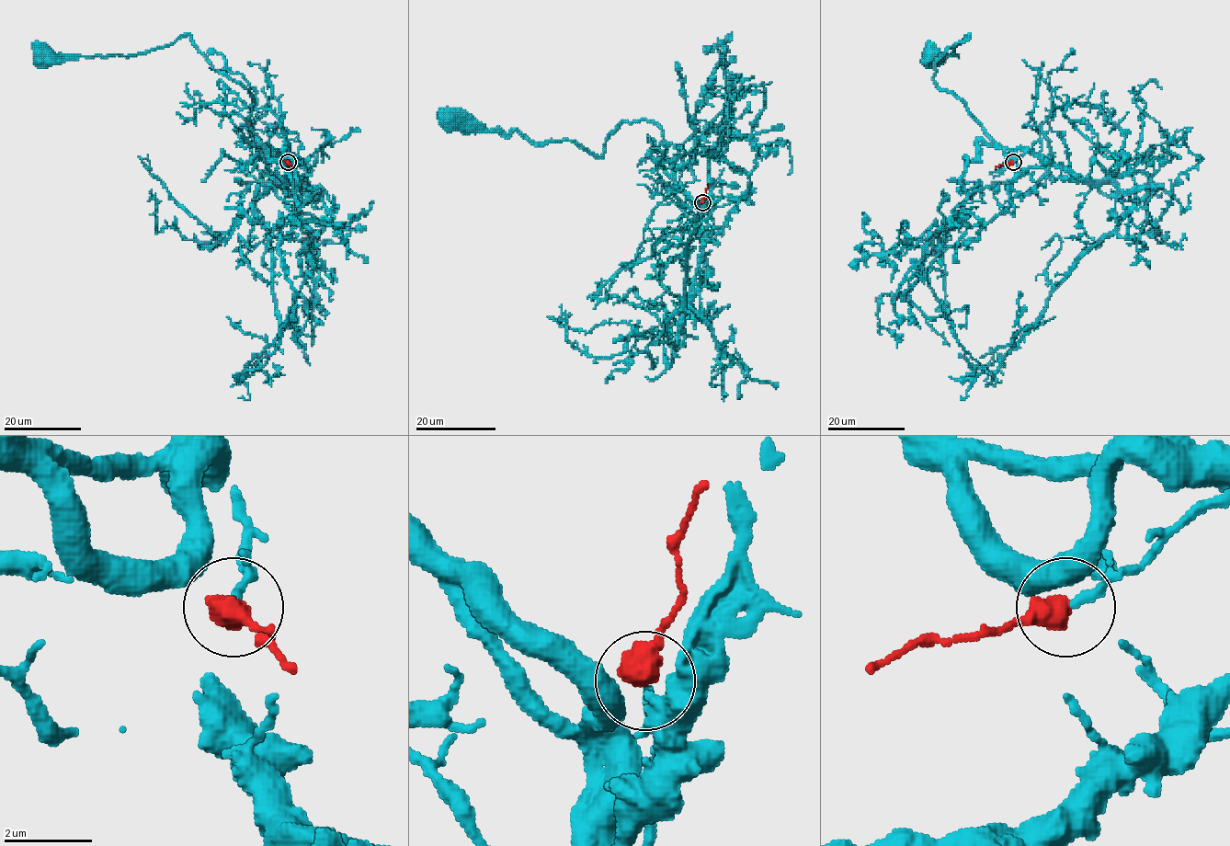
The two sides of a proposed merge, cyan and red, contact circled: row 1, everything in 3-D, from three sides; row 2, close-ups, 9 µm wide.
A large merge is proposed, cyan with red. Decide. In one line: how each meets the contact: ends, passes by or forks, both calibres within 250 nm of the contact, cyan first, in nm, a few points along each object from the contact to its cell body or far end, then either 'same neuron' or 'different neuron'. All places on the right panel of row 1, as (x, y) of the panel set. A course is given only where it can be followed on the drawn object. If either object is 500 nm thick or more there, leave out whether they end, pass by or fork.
200 nm thick on the cyan side, 700 nm on the other; cyan runs (1013, 162), (1030, 149), (1001, 148), (934, 82), (934, 64), (970, 34), (955, 55), (931, 55); red runs (1013, 162), (996, 167); same neuron

